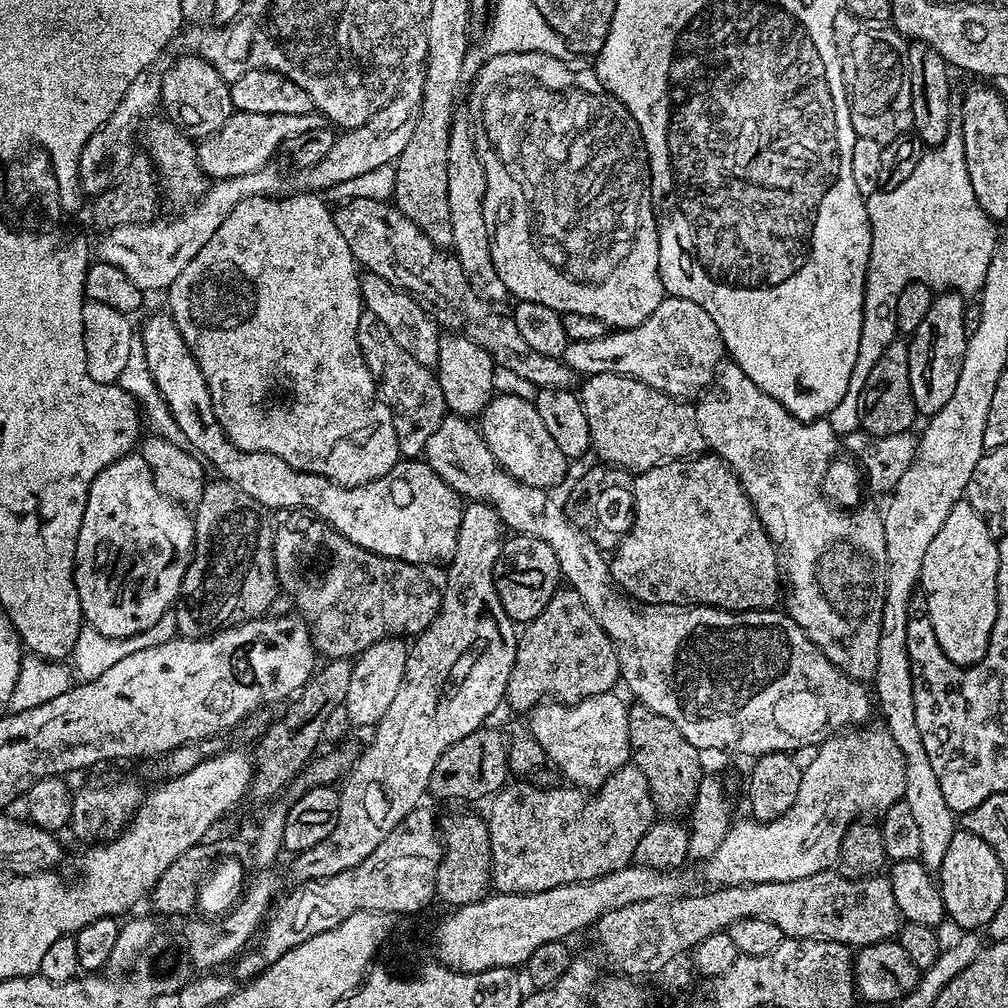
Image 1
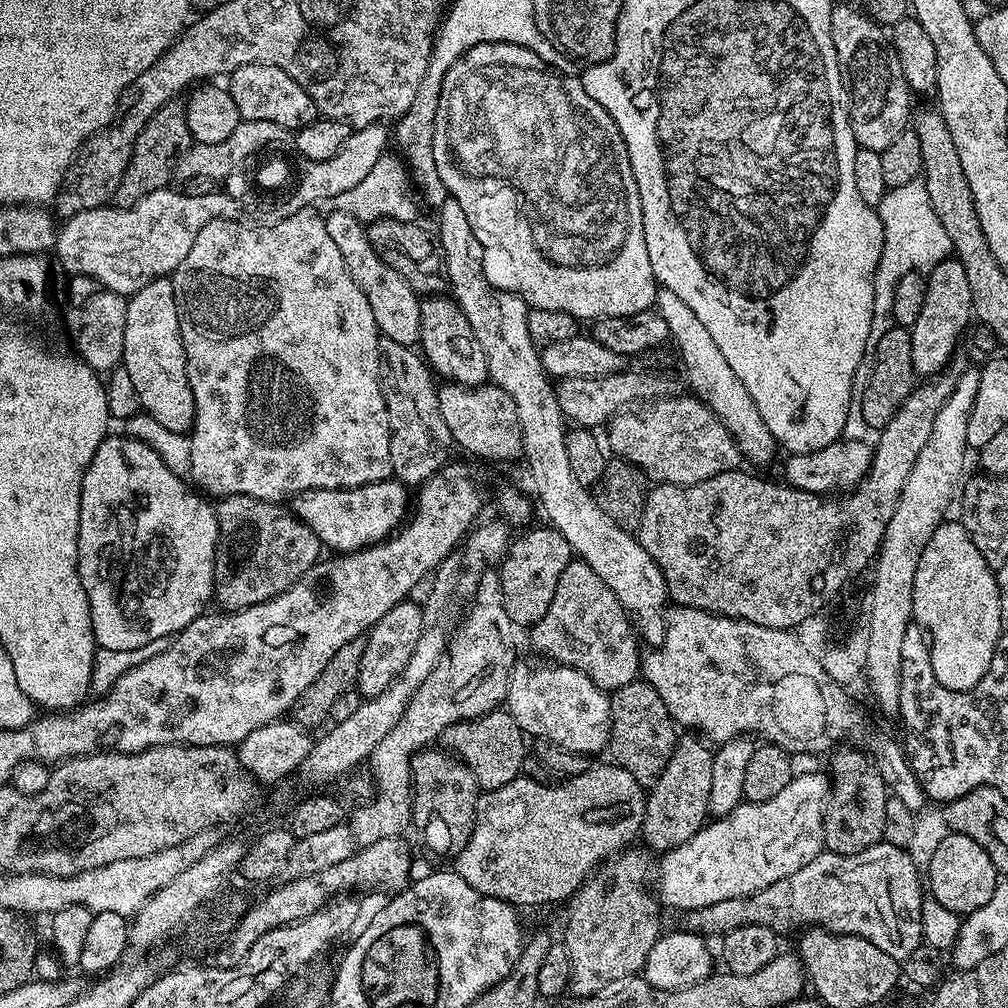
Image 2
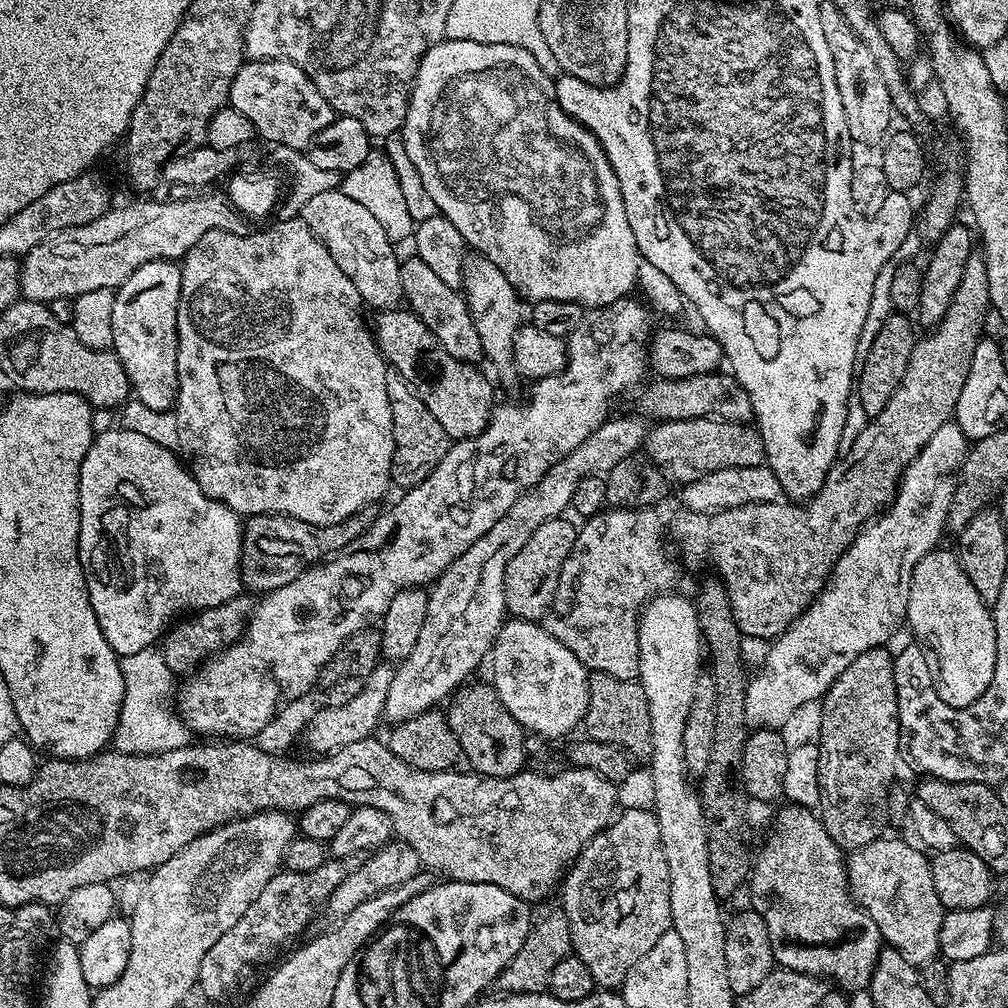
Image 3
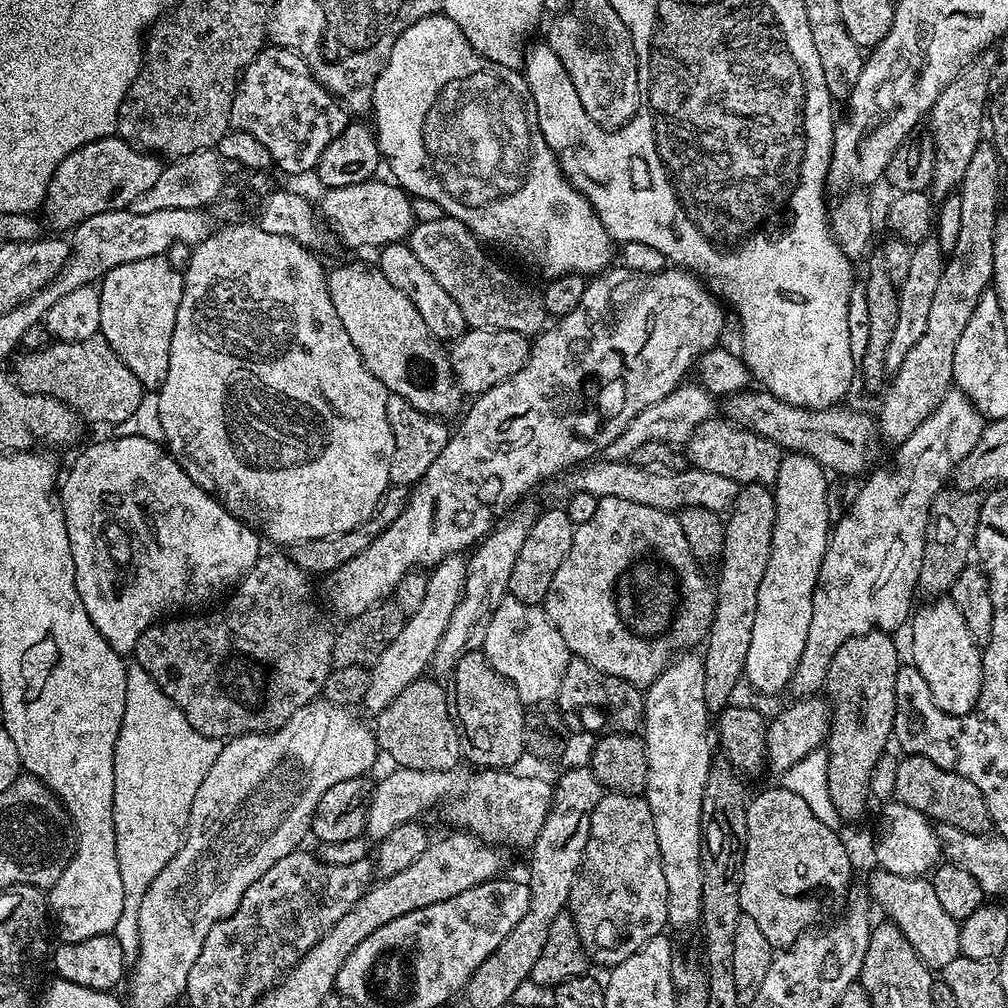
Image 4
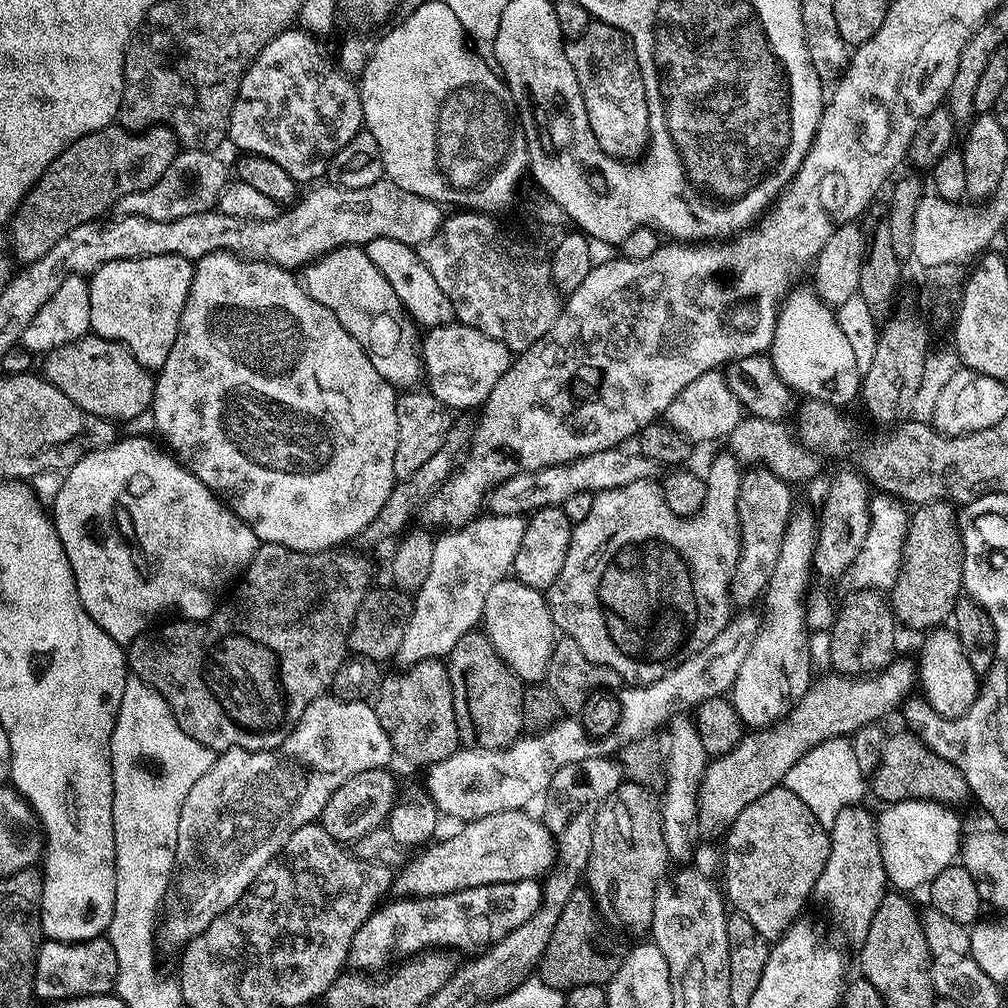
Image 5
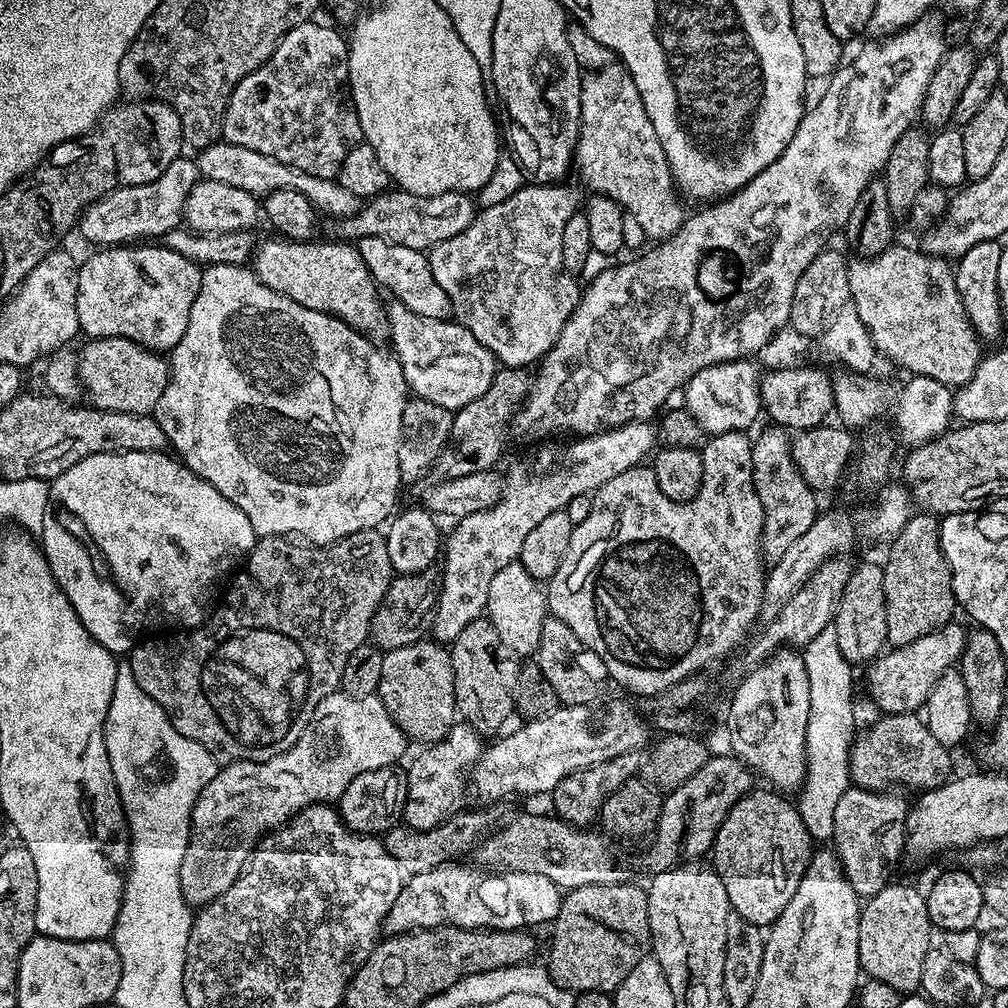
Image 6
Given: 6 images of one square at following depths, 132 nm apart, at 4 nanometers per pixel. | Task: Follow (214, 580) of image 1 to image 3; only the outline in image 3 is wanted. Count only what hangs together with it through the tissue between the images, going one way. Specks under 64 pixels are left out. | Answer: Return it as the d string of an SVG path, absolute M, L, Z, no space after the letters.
M379 503L362 506L360 512L350 514L337 524L328 524L319 528L316 524L307 524L293 516L262 514L249 516L243 521L240 537L240 583L249 593L267 594L294 582L313 564L321 563L325 558L337 552L343 552L353 544L374 522L382 511Z

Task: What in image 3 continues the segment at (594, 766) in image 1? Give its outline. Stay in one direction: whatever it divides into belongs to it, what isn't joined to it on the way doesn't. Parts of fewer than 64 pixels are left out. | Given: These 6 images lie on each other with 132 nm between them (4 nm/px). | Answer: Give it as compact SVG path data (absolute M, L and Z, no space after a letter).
M505 619L500 625L500 632L492 643L490 664L492 660L492 689L498 694L502 706L514 714L525 733L535 734L543 738L550 736L564 736L575 728L581 727L584 715L588 709L588 677L589 669L584 667L554 634L544 629L543 623L534 620Z

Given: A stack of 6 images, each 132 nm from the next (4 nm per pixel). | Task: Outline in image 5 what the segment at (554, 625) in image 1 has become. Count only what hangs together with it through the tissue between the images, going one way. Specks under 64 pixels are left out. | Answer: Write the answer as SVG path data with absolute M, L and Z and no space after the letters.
M724 450L712 460L712 465L706 471L708 489L706 490L706 502L702 502L700 510L693 516L679 516L666 506L664 501L664 489L659 483L655 484L655 479L649 478L630 482L626 486L618 486L614 490L595 493L590 514L582 522L578 522L572 529L570 538L570 550L566 550L566 562L562 562L562 574L554 578L554 582L546 589L546 599L548 609L552 615L552 620L556 623L557 629L563 635L574 638L578 642L578 650L590 658L590 662L606 666L618 674L625 685L635 686L637 684L649 684L658 678L662 678L670 670L674 670L686 658L698 654L722 630L728 625L728 621L734 612L734 601L732 599L732 579L736 573L738 560L740 558L740 518L738 516L738 494L740 493L740 477L742 475L742 465L731 451Z

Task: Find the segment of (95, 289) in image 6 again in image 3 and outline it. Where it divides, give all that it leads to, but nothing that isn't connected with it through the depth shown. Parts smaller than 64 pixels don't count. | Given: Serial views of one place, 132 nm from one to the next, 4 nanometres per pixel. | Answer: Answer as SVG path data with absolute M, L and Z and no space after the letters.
M171 260L146 262L115 290L114 342L111 351L122 362L130 392L150 410L169 411L178 390L178 302L181 265Z

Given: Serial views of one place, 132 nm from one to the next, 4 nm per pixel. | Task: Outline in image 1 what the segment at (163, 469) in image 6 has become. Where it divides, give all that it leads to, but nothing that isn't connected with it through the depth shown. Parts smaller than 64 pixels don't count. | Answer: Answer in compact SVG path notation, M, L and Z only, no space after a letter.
M129 454L110 462L104 467L102 474L98 474L98 478L94 478L86 502L86 514L82 518L82 528L96 528L96 564L108 564L108 572L120 572L120 592L132 592L132 624L140 624L140 631L145 632L157 624L163 616L167 616L173 611L176 601L181 597L180 587L184 581L188 563L192 561L192 549L196 546L196 525L185 505L174 503L173 500L160 493L158 486L154 486L150 466L146 466L146 462L139 454Z

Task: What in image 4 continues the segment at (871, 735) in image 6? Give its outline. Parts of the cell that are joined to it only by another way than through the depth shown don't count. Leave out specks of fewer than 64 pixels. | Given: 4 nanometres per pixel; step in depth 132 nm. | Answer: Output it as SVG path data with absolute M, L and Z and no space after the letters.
M905 755L898 759L898 774L894 774L892 795L895 803L910 806L910 810L918 810L936 824L958 826L958 830L979 836L993 831L990 810L986 806L986 798L982 798L982 790L978 790L970 778L962 778L962 774L934 766L930 758Z

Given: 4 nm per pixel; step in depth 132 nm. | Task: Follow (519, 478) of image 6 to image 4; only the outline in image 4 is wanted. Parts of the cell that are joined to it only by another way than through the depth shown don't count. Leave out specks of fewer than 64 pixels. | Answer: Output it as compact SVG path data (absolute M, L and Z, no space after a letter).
M458 555L446 558L428 572L426 598L422 598L418 610L405 619L398 638L386 646L382 658L378 658L378 662L371 666L370 690L366 690L363 711L375 714L386 710L386 706L390 706L390 702L394 702L394 698L398 698L398 694L410 686L410 682L421 679L429 671L438 650L438 642L442 642L442 634L446 634L446 626L450 626L450 614L454 614L454 608L458 606L460 595L464 592L467 569L465 557Z

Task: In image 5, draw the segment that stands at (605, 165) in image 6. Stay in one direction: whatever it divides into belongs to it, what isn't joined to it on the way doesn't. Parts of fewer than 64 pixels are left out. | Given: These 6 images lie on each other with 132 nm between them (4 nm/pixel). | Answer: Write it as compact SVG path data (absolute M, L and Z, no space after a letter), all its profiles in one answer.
M592 22L589 23L586 34L580 40L569 43L566 51L570 58L570 66L574 66L578 86L584 95L586 118L596 139L596 145L617 162L632 162L635 161L632 160L635 156L637 158L643 157L650 144L648 138L648 99L646 98L644 79L636 61L636 54L632 51L628 37L614 26Z

